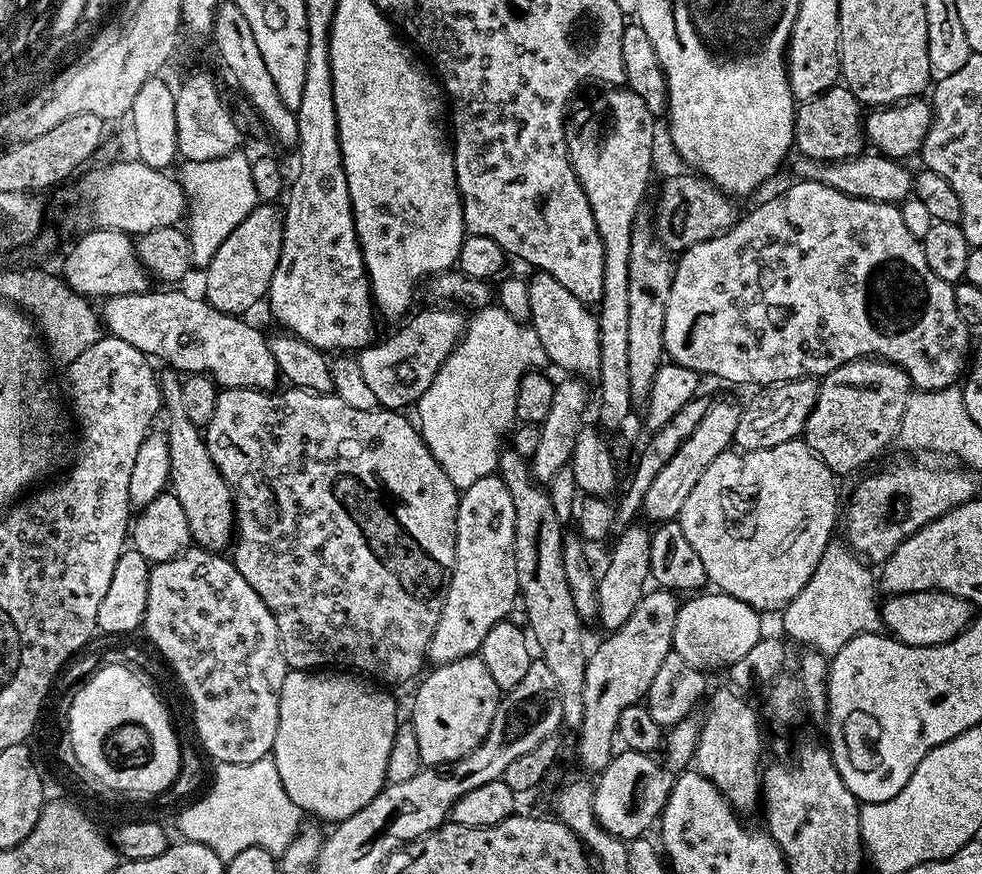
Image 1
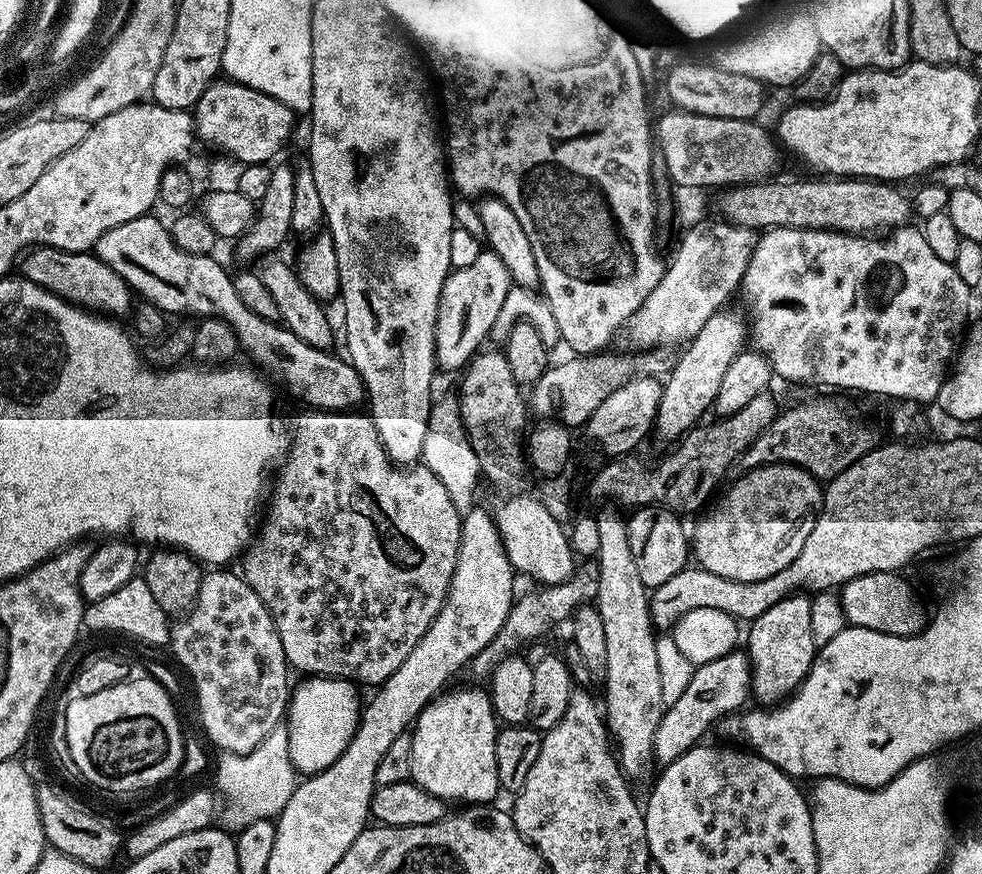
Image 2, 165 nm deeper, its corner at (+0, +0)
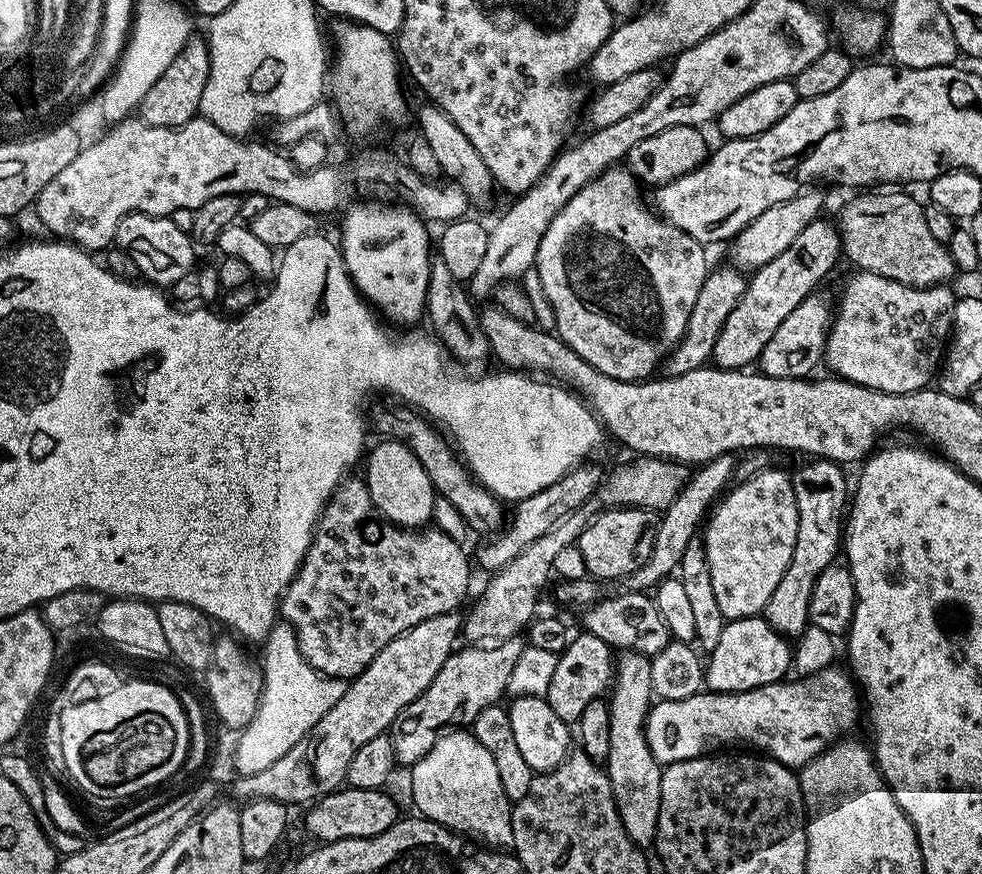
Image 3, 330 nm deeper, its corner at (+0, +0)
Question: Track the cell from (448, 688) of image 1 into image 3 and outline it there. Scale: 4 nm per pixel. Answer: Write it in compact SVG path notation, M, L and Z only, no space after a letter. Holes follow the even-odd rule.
M445 731L432 749L411 765L410 772L412 800L423 819L433 820L435 824L469 837L477 836L472 838L485 840L480 842L496 850L511 845L512 804L502 790L502 778L498 778L498 766L494 766L490 750L486 750L471 731Z

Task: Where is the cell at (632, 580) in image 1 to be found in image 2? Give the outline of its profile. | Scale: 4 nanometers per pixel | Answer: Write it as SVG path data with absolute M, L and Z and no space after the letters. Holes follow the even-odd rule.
M721 310L715 312L702 326L693 340L688 341L683 349L680 361L672 368L668 380L663 381L664 394L656 415L655 439L665 440L668 446L675 445L684 439L693 428L705 419L707 412L713 411L722 378L730 364L745 351L750 340L750 324L743 315Z

